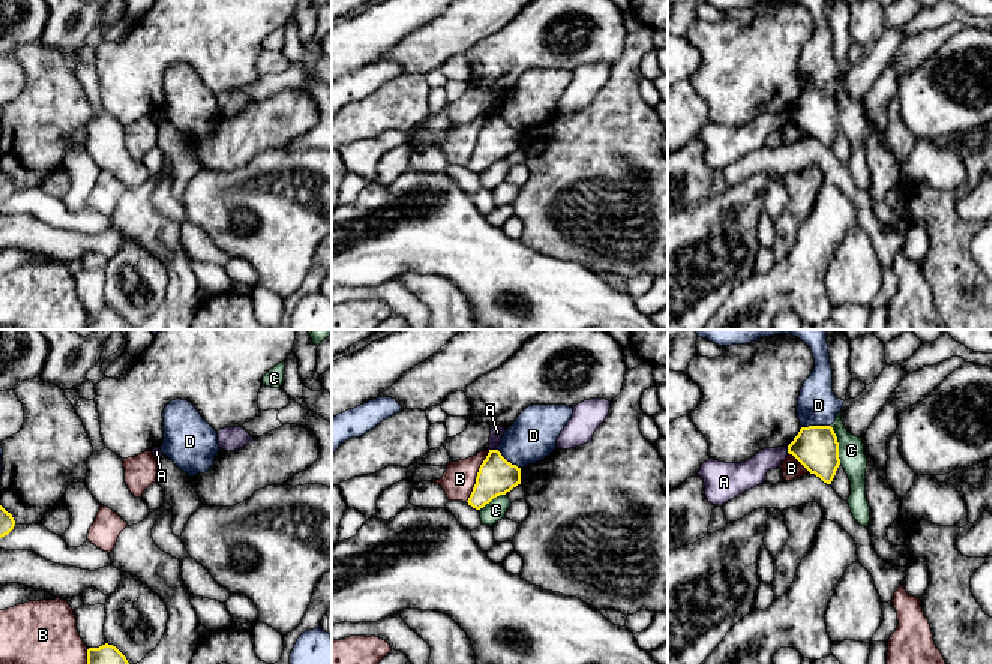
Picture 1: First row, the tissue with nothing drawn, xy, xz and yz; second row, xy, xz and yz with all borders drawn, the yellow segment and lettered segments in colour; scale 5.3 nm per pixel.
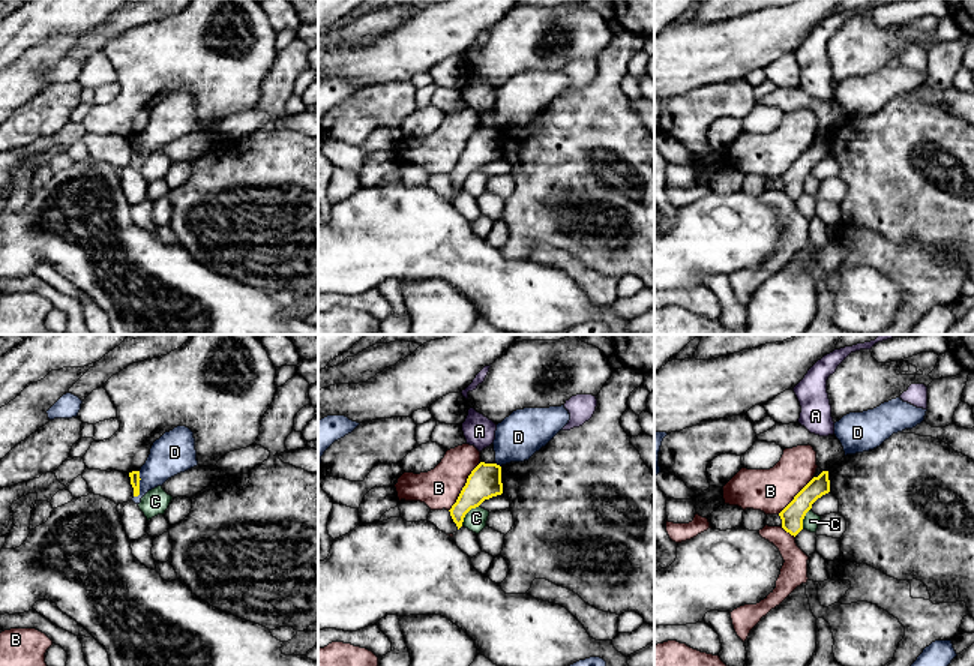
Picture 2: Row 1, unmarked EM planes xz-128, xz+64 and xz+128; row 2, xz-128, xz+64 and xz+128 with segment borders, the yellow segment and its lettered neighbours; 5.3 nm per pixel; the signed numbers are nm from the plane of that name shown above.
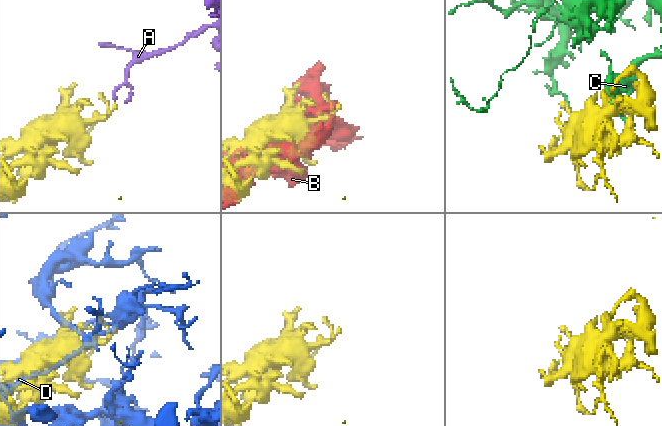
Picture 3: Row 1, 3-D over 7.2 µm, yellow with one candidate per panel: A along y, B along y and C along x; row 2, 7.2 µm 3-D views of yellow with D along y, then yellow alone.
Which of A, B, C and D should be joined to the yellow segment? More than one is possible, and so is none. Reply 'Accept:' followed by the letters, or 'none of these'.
Accept: none of these

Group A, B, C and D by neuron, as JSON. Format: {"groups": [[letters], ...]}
{"groups": [["A"], ["B"], ["C"], ["D"]]}

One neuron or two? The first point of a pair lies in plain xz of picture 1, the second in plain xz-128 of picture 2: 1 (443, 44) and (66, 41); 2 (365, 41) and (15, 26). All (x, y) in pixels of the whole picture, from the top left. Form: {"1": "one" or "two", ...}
{"1": "two", "2": "one"}

